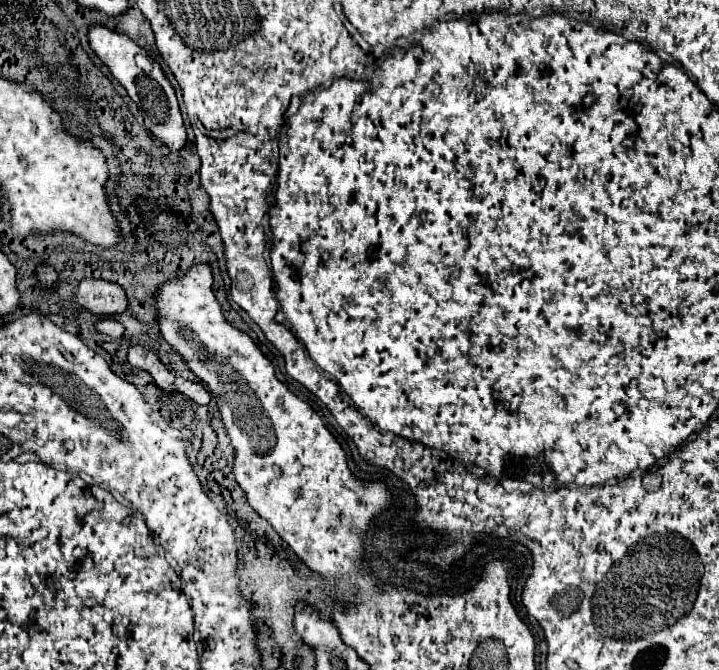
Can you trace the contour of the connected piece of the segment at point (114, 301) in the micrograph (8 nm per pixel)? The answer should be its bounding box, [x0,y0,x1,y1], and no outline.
[74,279,126,317]

